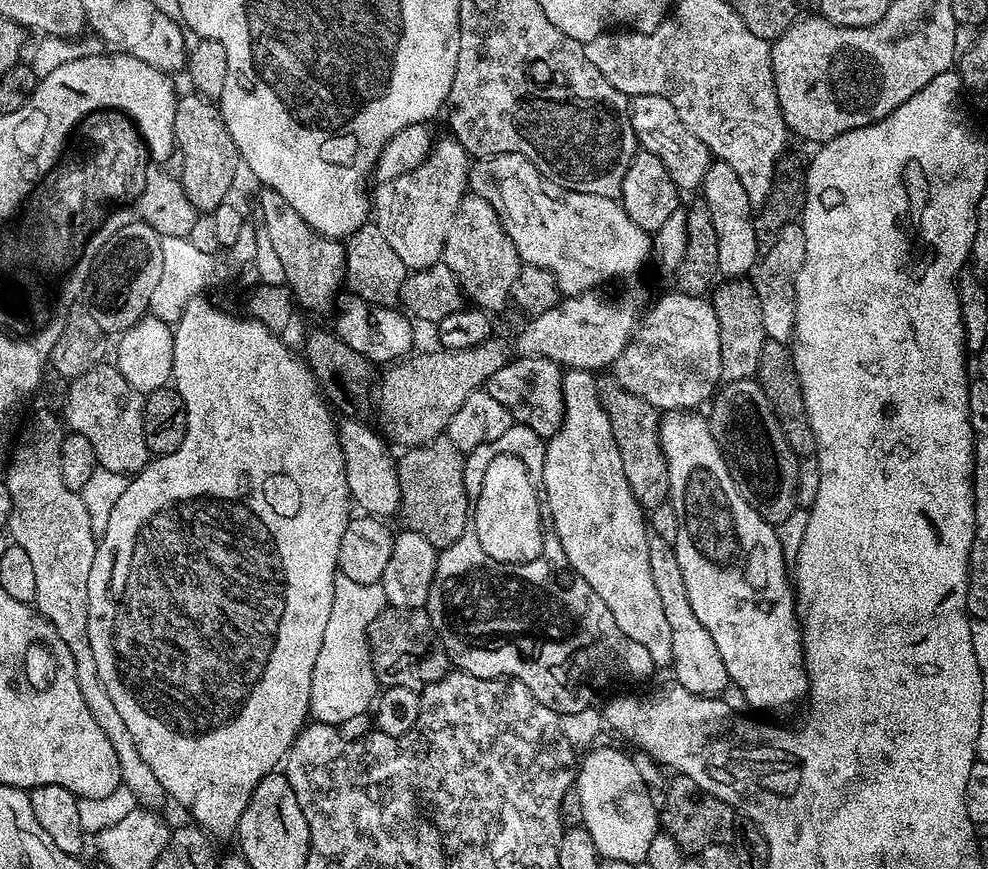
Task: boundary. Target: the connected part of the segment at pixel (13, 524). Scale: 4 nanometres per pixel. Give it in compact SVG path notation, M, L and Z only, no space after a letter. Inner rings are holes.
M36 412L32 421L24 428L20 436L20 445L14 448L8 464L6 483L12 499L12 513L8 519L7 531L12 532L11 539L26 555L34 566L34 587L38 590L34 607L45 620L58 630L58 638L66 642L70 658L74 658L74 674L78 674L78 690L86 698L94 722L110 738L114 754L118 754L118 764L122 770L122 784L133 792L137 805L149 810L160 810L166 801L162 782L154 775L154 770L146 766L146 758L138 754L126 722L118 715L102 678L98 678L98 666L94 662L94 650L90 647L88 629L88 583L90 566L94 566L94 554L98 537L90 526L90 514L86 502L82 502L79 492L70 490L62 482L62 462L60 447L66 435L61 417L52 412Z

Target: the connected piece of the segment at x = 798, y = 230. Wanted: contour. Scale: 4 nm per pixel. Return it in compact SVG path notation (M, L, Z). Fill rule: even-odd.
M800 222L788 224L778 234L778 242L759 257L751 277L758 290L758 302L762 302L762 326L767 339L788 344L796 330L796 276L802 270L806 258L806 234Z

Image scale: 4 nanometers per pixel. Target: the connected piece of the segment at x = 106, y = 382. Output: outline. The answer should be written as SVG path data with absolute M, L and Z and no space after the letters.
M88 366L71 381L64 400L62 420L71 431L83 434L94 446L99 467L122 478L131 478L148 465L150 453L144 433L145 393L134 390L114 366Z

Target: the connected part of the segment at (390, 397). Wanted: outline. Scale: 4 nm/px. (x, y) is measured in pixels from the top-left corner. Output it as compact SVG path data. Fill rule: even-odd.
M494 334L486 342L474 346L470 350L454 350L446 352L424 352L421 356L409 355L407 358L393 363L383 369L384 377L378 380L378 416L380 412L379 431L393 444L404 444L405 449L417 448L419 444L428 444L436 436L445 435L450 418L458 414L458 406L470 398L470 394L483 389L496 371L502 370L510 361L510 344Z

